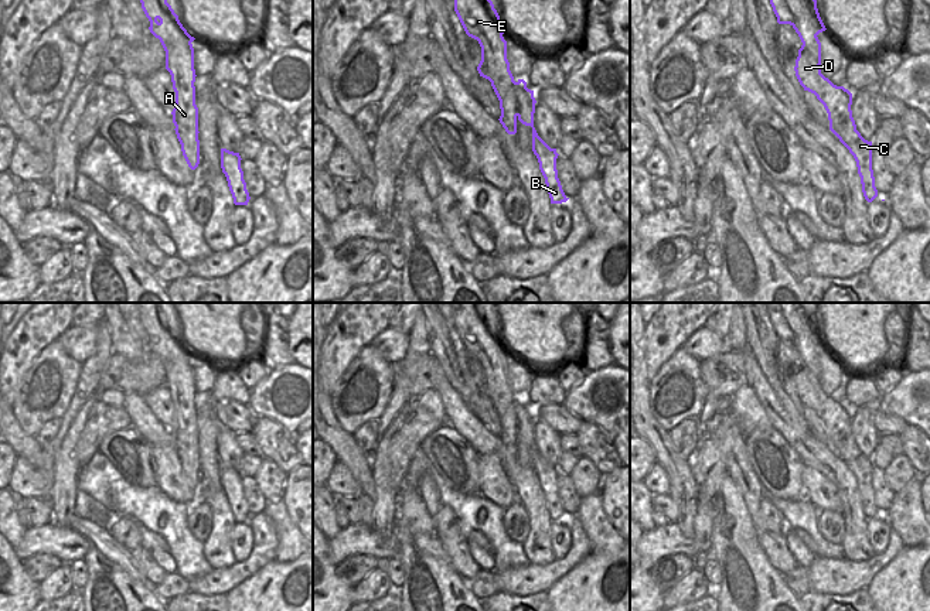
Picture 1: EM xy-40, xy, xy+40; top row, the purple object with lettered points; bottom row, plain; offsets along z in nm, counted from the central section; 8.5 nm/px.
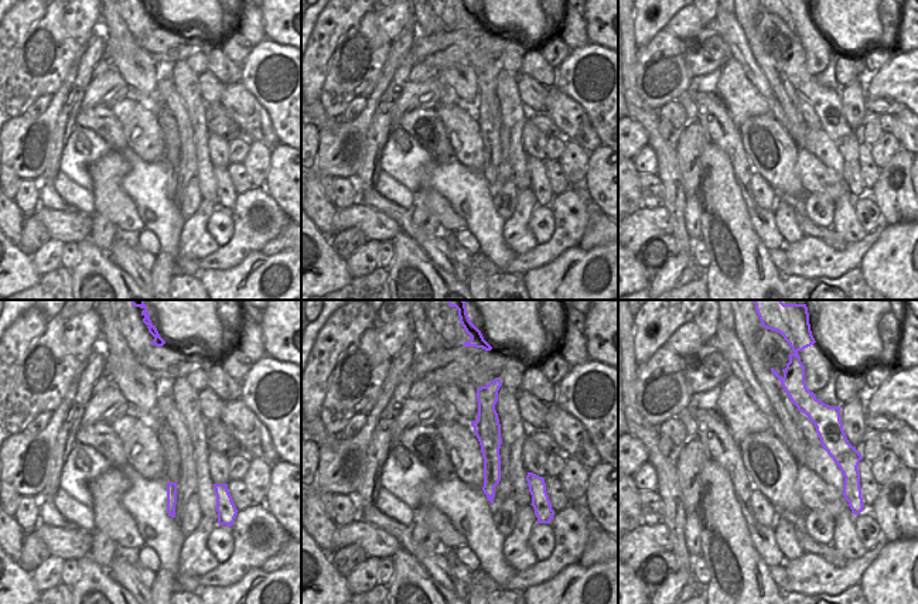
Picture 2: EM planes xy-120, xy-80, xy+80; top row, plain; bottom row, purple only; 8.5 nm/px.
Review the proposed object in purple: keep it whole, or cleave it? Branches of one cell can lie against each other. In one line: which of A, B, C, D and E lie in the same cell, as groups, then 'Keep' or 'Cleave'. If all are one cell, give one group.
Groups: A E / B C D. Cleave

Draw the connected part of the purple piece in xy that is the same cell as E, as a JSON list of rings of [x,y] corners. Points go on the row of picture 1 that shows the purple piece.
[[[454,0],[454,11],[466,34],[478,41],[487,58],[491,86],[500,100],[500,123],[508,134],[517,133],[517,91],[525,91],[524,79],[514,81],[507,59],[504,28],[491,0]]]

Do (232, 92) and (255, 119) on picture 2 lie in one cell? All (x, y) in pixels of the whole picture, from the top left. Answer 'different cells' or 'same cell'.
same cell

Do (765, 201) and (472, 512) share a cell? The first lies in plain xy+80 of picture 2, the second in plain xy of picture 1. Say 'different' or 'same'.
different

